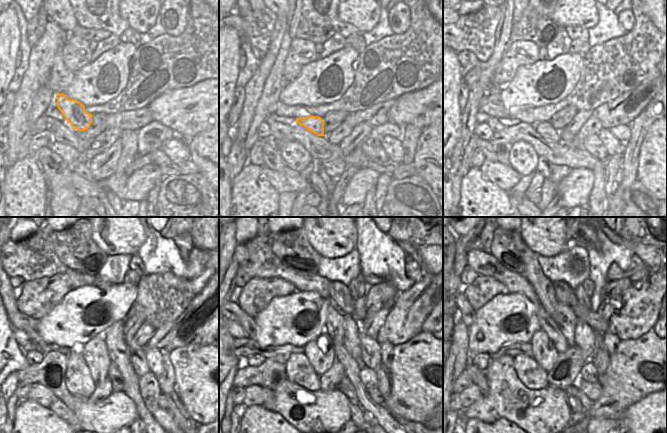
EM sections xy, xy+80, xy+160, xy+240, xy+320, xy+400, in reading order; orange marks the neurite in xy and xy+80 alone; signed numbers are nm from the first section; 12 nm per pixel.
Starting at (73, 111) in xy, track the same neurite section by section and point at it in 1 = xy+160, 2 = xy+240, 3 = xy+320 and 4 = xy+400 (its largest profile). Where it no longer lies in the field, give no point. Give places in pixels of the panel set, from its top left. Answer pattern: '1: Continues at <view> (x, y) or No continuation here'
1: Continues at xy+160 (545, 129)
2: Continues at xy+240 (114, 375)
3: Continues at xy+320 (345, 386)
4: Continues at xy+400 (646, 420).

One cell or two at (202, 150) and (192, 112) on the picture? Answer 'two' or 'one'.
two

